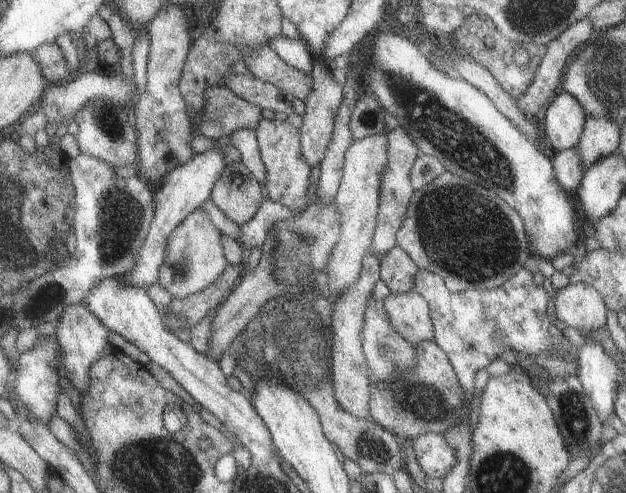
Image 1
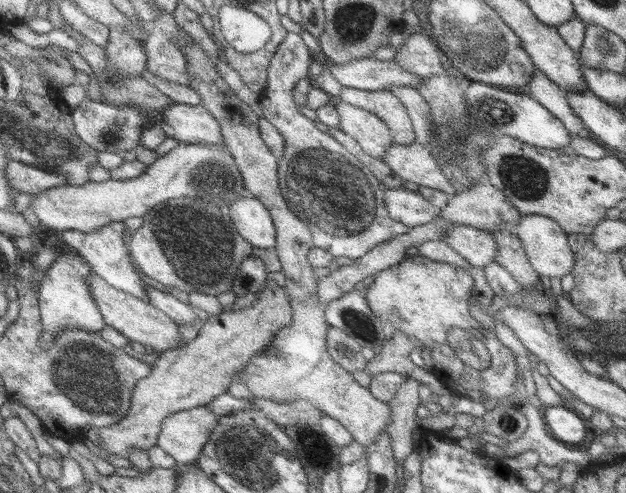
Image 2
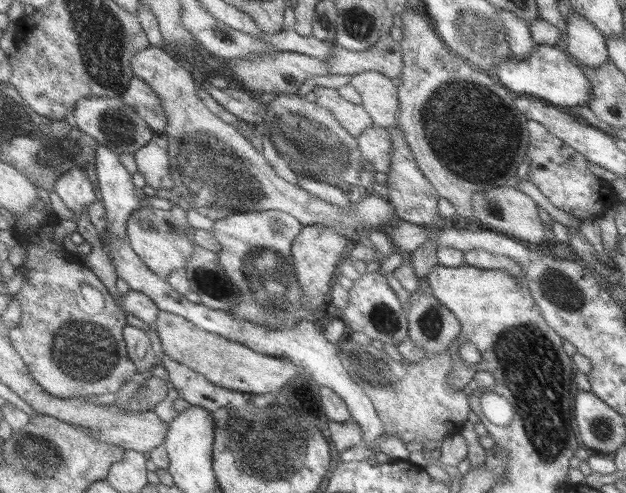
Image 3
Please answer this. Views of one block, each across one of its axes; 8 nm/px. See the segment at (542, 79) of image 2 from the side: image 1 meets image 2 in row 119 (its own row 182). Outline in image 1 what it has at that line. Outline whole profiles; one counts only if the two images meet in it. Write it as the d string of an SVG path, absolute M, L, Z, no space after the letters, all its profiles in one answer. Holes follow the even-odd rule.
M570 147L555 152L551 162L554 168L553 176L556 176L558 184L568 192L569 196L574 195L582 178L584 178L584 174L586 174L576 148Z

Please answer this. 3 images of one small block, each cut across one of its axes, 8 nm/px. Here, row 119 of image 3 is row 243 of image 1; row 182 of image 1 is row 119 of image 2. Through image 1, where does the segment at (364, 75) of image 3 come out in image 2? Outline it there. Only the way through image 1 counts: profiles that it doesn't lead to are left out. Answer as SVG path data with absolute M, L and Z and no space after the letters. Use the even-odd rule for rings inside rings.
M343 87L338 98L381 118L382 122L387 124L391 140L395 144L406 146L415 143L415 132L408 111L399 98L389 90L367 92Z

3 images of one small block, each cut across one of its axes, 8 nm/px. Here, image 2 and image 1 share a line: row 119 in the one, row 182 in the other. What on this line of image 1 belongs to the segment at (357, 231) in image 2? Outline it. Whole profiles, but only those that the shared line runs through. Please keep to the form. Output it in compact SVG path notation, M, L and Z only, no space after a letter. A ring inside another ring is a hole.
M262 118L254 128L266 168L266 190L268 196L274 202L279 202L290 210L302 210L311 202L308 198L308 187L315 182L316 170L312 169L310 162L306 162L306 158L302 156L302 146L300 146L300 128L292 126L286 120L270 120Z

